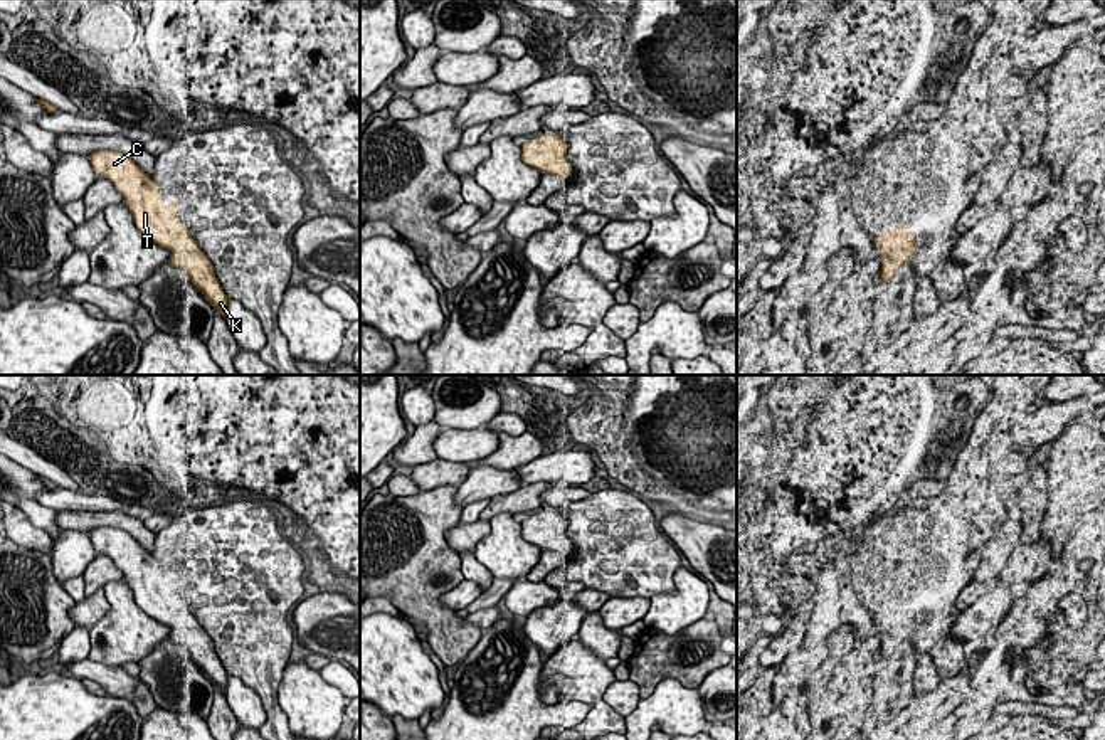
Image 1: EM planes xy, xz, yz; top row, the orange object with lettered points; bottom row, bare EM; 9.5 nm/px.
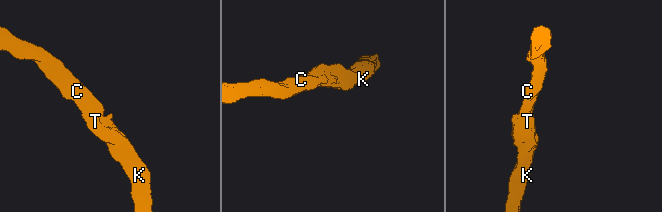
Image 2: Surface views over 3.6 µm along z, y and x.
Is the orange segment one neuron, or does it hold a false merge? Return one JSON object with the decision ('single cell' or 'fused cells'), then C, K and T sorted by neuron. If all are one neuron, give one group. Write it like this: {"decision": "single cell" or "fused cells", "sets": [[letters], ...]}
{"decision": "single cell", "sets": [["C", "K", "T"]]}

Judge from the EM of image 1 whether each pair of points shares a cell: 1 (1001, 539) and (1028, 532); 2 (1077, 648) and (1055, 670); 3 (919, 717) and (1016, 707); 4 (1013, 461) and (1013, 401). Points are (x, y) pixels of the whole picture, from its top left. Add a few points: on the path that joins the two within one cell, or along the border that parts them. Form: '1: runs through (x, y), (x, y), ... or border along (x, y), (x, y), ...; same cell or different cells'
1: border along (1020, 520), (1021, 542); different cells
2: runs through (1072, 653), (1060, 665); same cell
3: border along (1033, 698), (1003, 700), (991, 713); different cells
4: border along (1006, 453), (996, 465), (1001, 475); different cells

